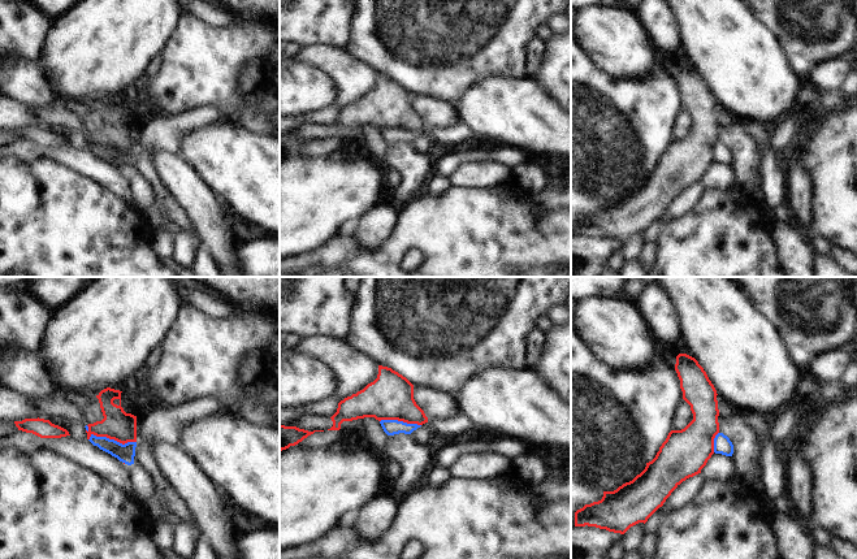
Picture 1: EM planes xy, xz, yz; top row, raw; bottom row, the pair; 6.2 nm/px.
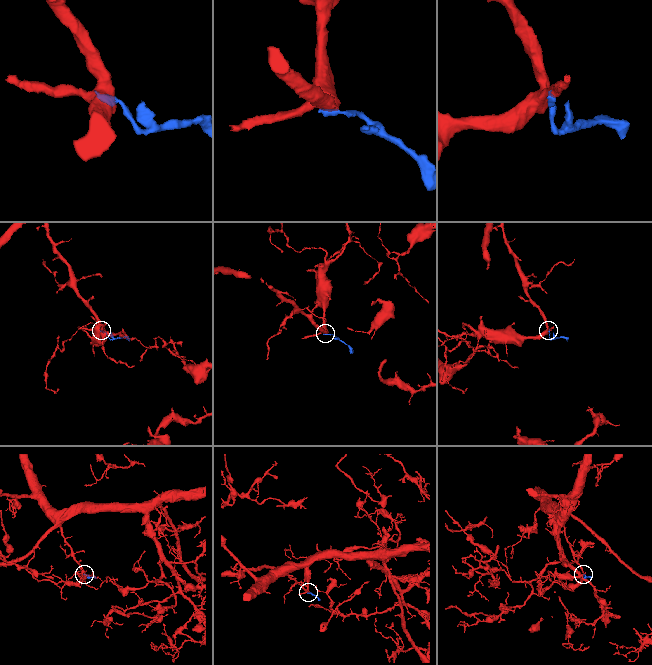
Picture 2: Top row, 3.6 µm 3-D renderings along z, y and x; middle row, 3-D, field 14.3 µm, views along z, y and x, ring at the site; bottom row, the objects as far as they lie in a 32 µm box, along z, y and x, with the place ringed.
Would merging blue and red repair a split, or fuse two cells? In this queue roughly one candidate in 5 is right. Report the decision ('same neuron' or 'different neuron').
different neuron

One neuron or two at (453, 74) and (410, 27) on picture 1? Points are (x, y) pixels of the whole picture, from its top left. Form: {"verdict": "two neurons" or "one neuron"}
{"verdict": "one neuron"}

